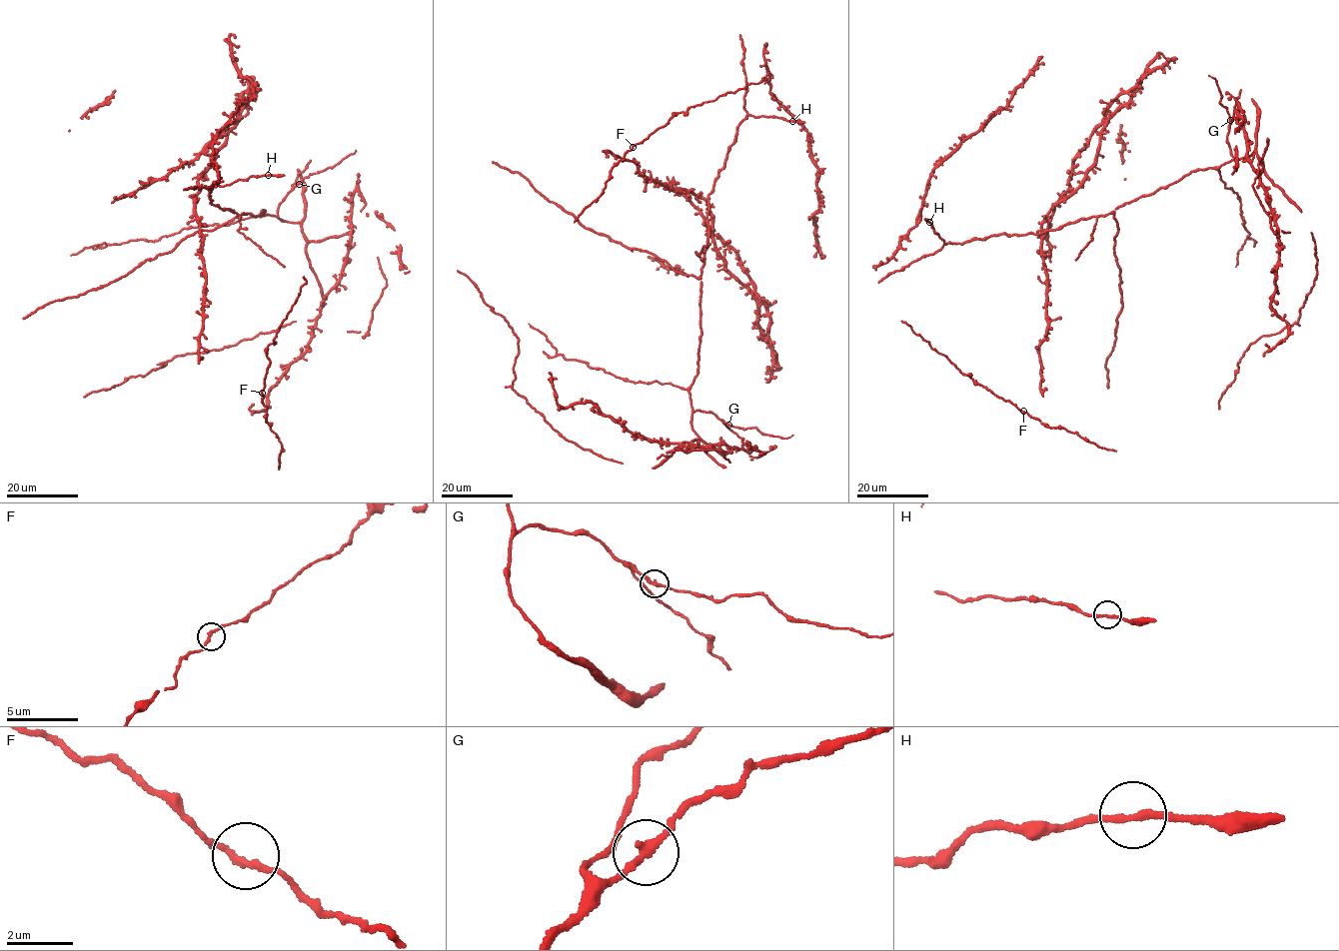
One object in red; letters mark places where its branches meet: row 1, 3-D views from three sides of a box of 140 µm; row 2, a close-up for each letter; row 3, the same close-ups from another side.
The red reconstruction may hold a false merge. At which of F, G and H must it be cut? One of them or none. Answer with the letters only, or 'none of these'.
none of these

